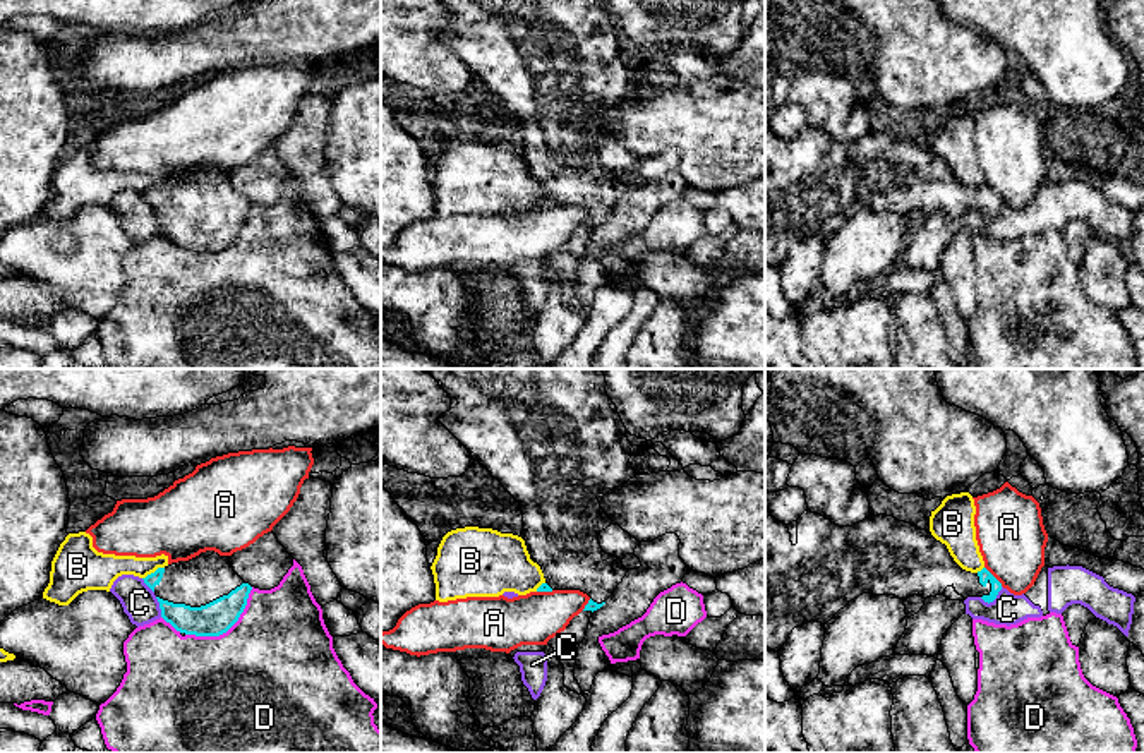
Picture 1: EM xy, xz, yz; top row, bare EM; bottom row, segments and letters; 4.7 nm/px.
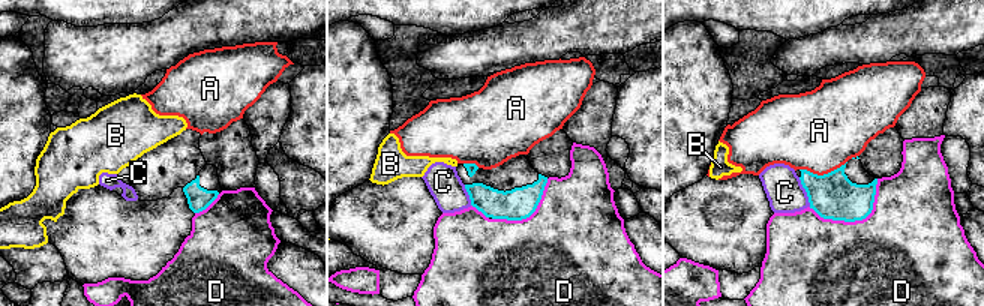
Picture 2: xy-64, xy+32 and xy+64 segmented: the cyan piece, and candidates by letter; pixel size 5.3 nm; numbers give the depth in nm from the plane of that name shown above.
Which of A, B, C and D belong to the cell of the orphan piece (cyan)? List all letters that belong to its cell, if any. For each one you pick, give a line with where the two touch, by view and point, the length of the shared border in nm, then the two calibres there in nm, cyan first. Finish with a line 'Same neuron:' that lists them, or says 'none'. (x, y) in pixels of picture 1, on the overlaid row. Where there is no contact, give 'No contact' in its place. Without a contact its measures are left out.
Same neuron: none

